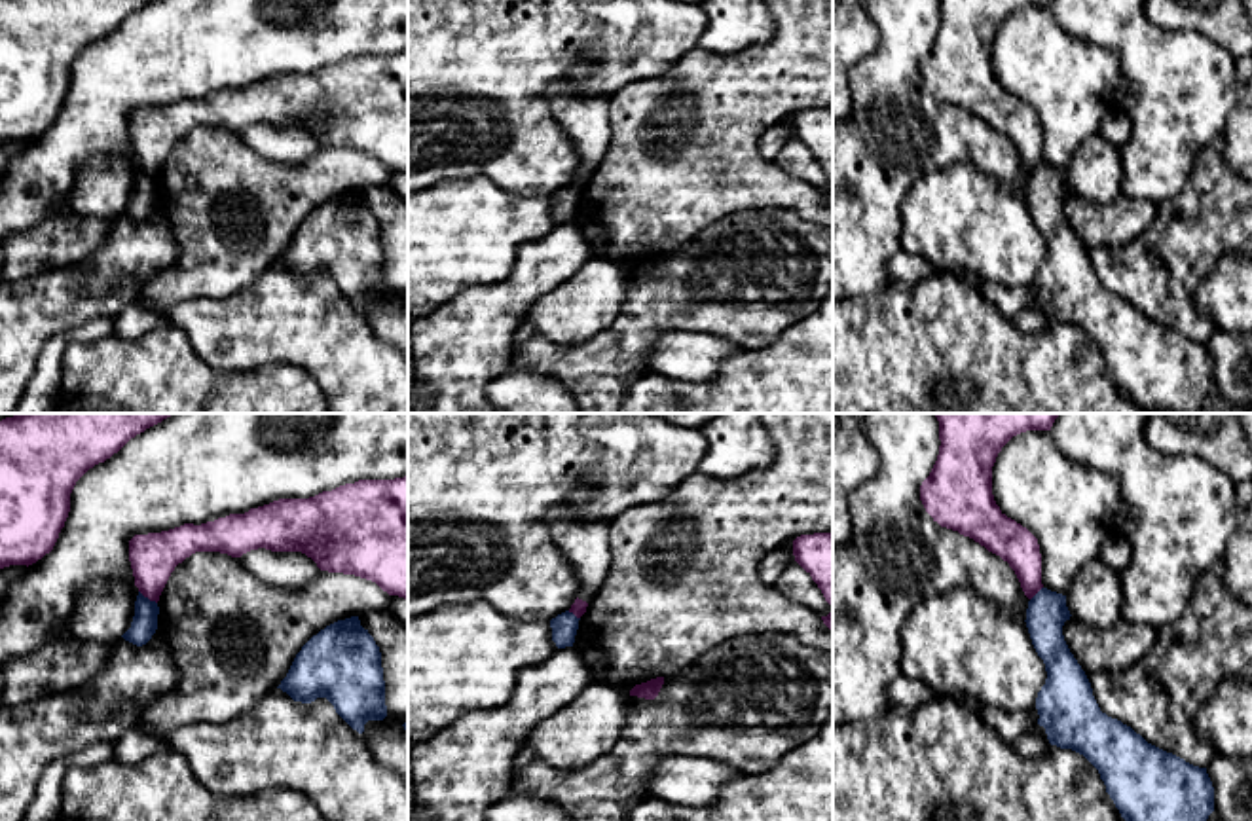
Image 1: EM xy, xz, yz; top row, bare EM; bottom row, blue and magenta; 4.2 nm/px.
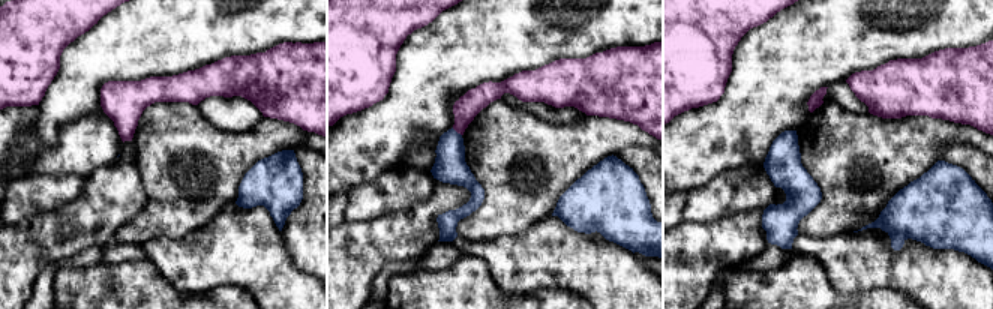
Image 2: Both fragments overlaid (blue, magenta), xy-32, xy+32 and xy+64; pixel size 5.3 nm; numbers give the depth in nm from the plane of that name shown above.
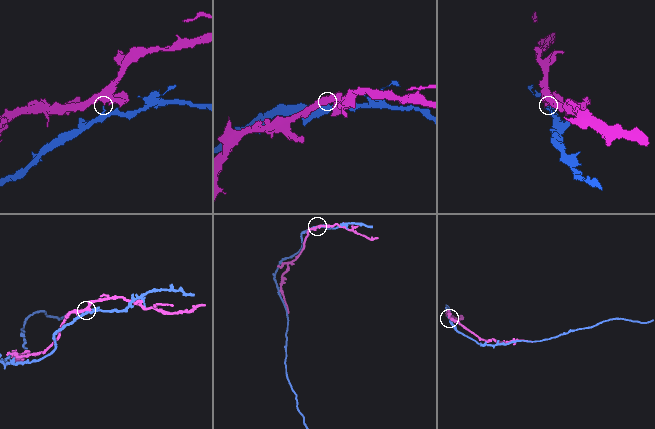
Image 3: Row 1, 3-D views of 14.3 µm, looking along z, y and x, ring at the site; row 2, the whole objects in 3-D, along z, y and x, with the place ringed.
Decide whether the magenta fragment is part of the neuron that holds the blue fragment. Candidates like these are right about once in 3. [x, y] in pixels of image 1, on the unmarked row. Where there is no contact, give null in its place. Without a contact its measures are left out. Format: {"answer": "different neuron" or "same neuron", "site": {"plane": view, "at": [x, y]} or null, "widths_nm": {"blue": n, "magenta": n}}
{"answer": "different neuron", "site": {"plane": "xy", "at": [147, 173]}, "widths_nm": {"blue": 110, "magenta": 200}}

